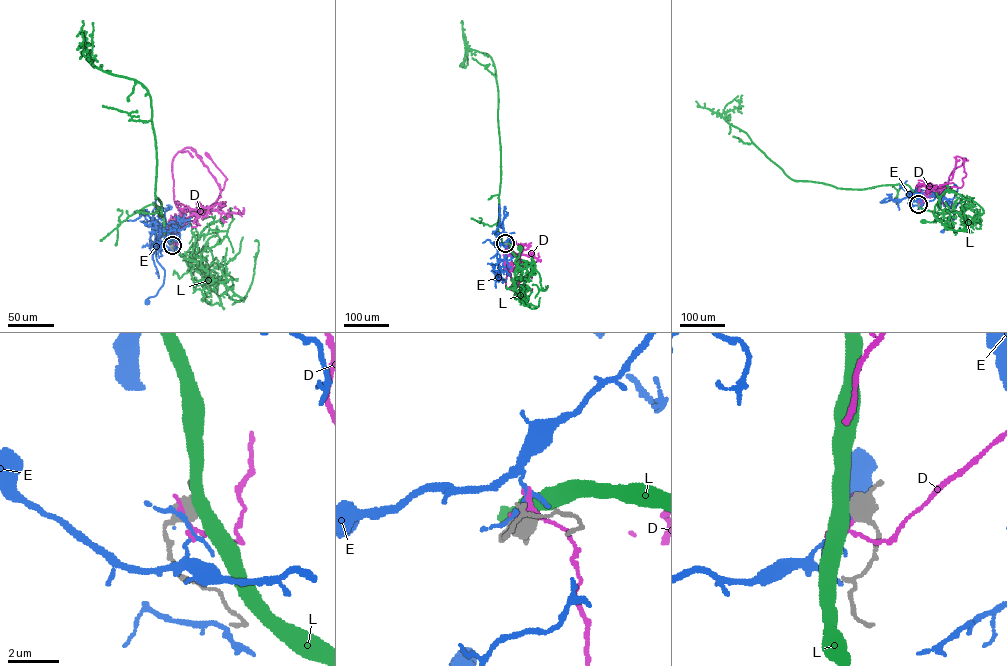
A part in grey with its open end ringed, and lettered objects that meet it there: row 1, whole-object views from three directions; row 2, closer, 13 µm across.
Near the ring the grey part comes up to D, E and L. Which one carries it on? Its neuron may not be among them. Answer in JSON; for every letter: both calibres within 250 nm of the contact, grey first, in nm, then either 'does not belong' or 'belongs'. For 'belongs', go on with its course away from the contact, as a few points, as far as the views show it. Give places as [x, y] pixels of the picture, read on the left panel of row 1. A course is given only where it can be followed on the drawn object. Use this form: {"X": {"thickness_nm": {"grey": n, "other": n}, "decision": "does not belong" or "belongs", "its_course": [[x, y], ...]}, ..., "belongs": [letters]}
{"D": {"thickness_nm": {"grey": 550, "other": 120}, "decision": "does not belong"}, "E": {"thickness_nm": {"grey": 500, "other": 150}, "decision": "does not belong"}, "L": {"thickness_nm": {"grey": 480, "other": 460}, "decision": "does not belong"}, "belongs": []}

